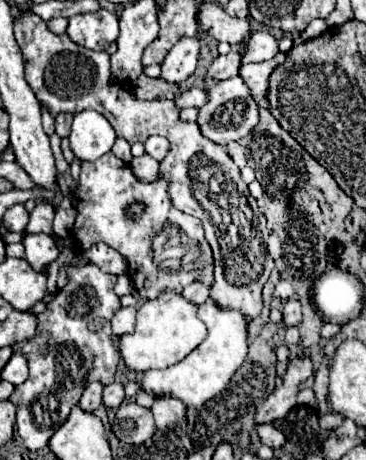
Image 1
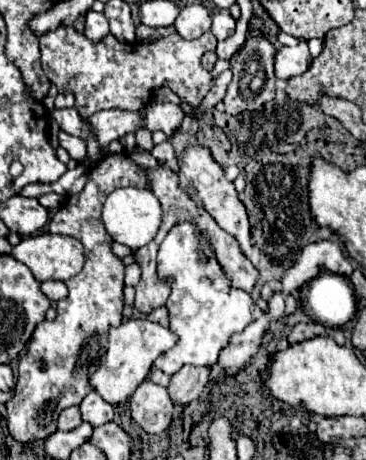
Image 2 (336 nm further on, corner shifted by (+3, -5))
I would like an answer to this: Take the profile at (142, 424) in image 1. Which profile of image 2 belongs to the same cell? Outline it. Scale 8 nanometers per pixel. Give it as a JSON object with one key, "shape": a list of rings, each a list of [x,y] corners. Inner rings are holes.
{"shape":[[[143,380],[135,394],[129,400],[133,420],[147,434],[161,434],[171,424],[173,402],[167,394],[167,388],[153,384],[151,380]]]}

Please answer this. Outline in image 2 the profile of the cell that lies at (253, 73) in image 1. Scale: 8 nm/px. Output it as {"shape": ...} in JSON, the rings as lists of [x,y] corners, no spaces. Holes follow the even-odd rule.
{"shape":[[[299,42],[293,48],[283,46],[275,56],[275,74],[277,78],[289,80],[293,76],[301,76],[311,64],[311,54],[307,42]]]}

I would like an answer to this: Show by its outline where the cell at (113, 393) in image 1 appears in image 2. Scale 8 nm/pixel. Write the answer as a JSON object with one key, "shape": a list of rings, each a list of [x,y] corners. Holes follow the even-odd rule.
{"shape":[[[95,390],[83,398],[83,402],[79,404],[79,410],[81,410],[83,422],[89,422],[91,426],[101,426],[113,420],[113,414],[115,414],[115,408],[107,404]]]}

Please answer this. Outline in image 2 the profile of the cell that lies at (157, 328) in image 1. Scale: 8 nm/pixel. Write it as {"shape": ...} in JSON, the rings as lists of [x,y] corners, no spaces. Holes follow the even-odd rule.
{"shape":[[[131,318],[131,320],[125,320],[121,326],[111,328],[105,362],[93,374],[89,374],[89,382],[91,382],[93,390],[105,402],[109,402],[113,406],[125,402],[135,392],[135,388],[147,378],[147,374],[153,366],[153,360],[159,354],[173,348],[175,342],[177,342],[177,336],[169,328],[163,328],[163,326],[143,320],[143,318],[139,318],[139,320]]]}

